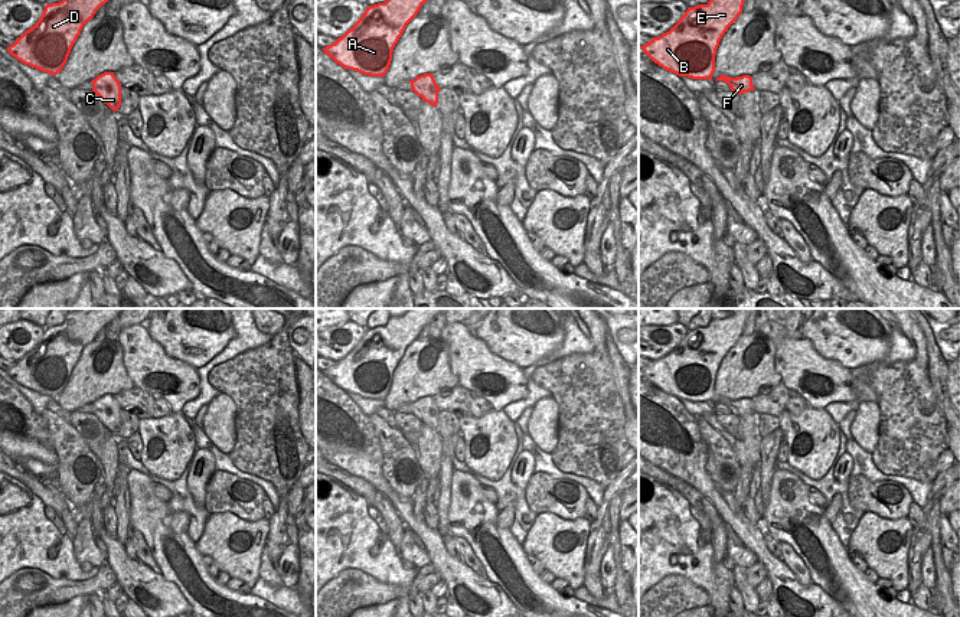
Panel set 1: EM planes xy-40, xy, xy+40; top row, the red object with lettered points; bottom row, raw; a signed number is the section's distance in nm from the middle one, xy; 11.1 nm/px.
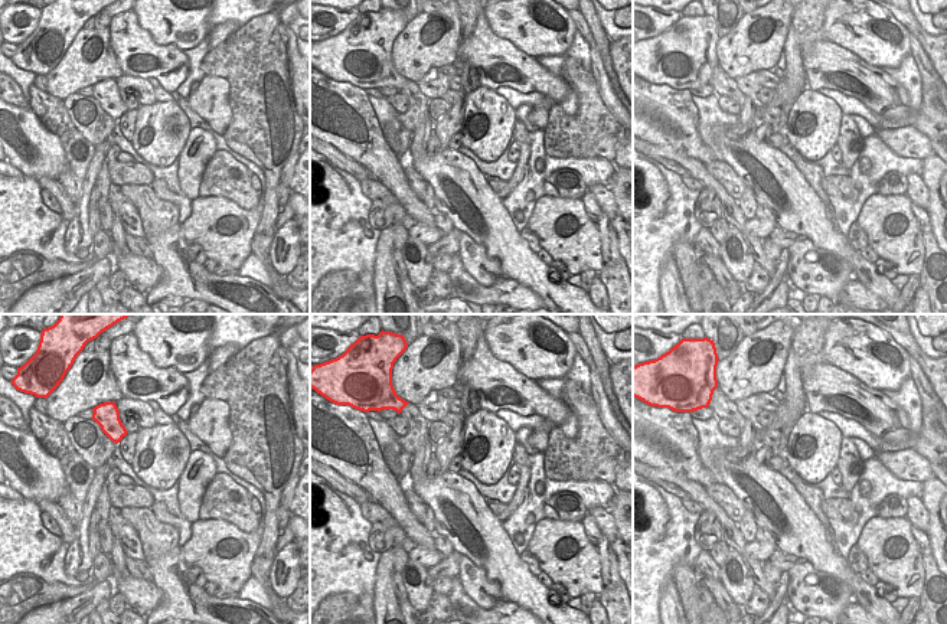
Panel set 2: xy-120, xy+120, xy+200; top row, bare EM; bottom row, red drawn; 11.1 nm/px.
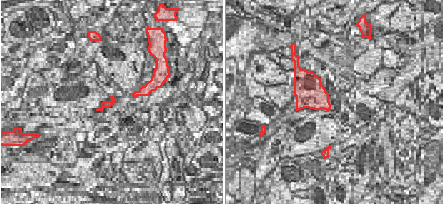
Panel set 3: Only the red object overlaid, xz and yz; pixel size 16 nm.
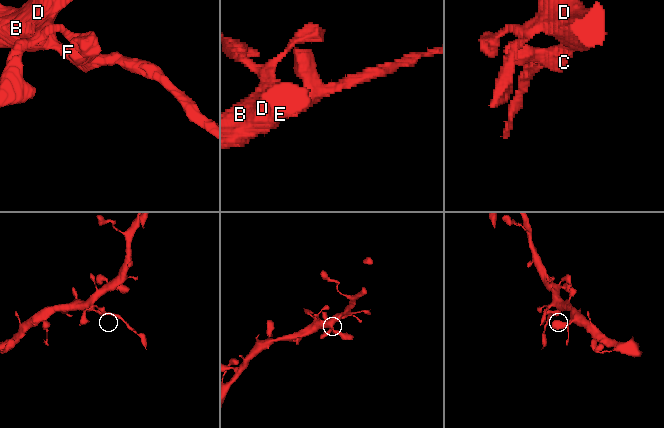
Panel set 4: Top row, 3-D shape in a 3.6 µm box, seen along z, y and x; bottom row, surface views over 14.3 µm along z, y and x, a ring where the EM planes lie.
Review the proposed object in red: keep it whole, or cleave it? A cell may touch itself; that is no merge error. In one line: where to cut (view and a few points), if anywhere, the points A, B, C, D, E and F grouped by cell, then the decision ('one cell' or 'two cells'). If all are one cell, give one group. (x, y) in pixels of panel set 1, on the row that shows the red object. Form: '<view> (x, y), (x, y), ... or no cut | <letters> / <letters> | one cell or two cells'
xy+40 (740, 77), (731, 88) | A B D E / C F | two cells

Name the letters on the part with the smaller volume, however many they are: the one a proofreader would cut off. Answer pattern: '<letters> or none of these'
C, F.

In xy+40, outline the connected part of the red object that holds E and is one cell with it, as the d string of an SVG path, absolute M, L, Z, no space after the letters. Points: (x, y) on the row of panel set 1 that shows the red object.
M709 0L689 7L669 32L640 48L669 72L692 79L712 79L719 42L742 13L744 1Z

